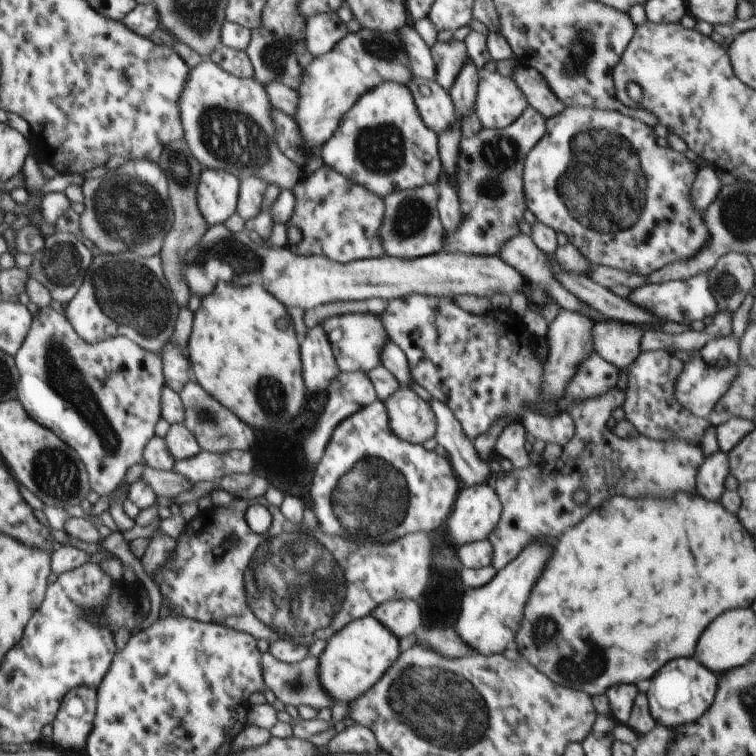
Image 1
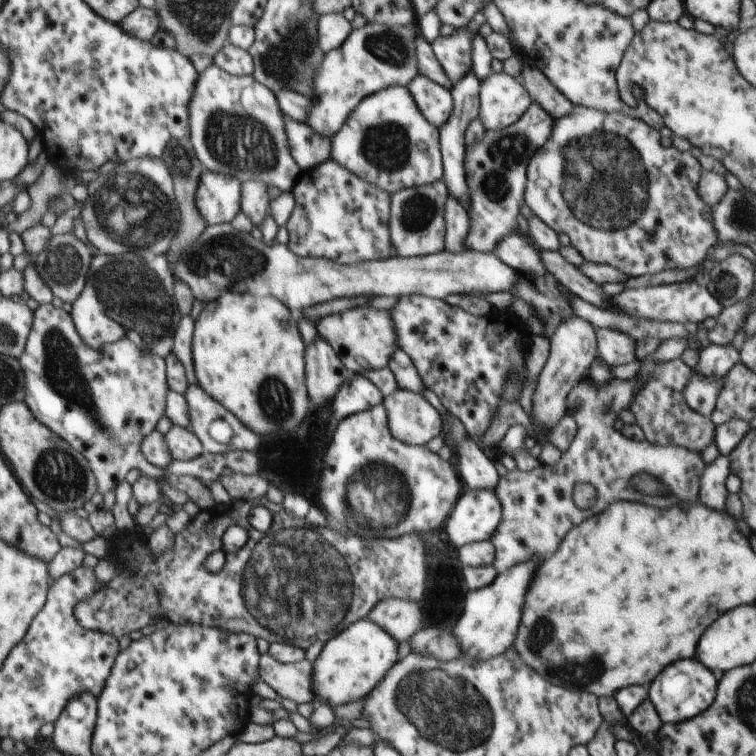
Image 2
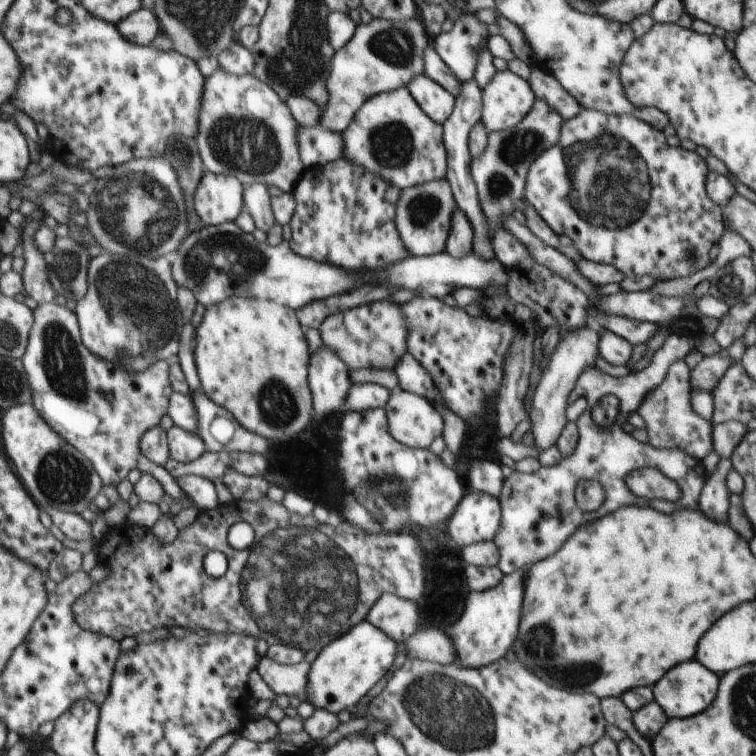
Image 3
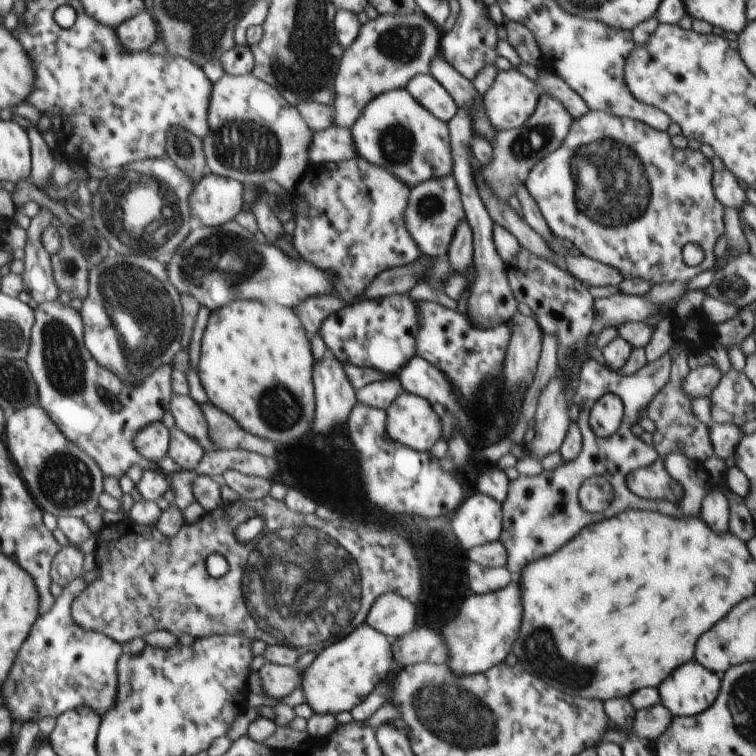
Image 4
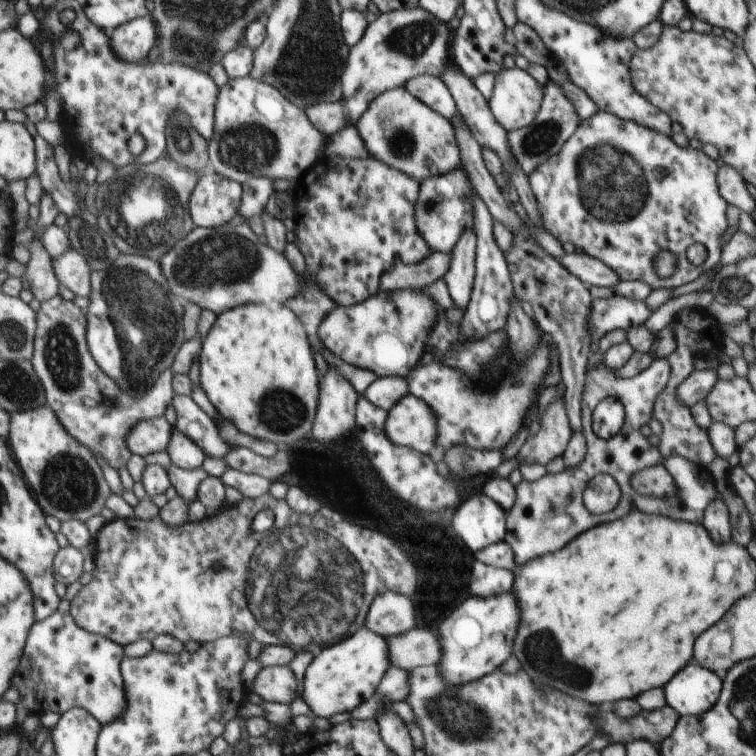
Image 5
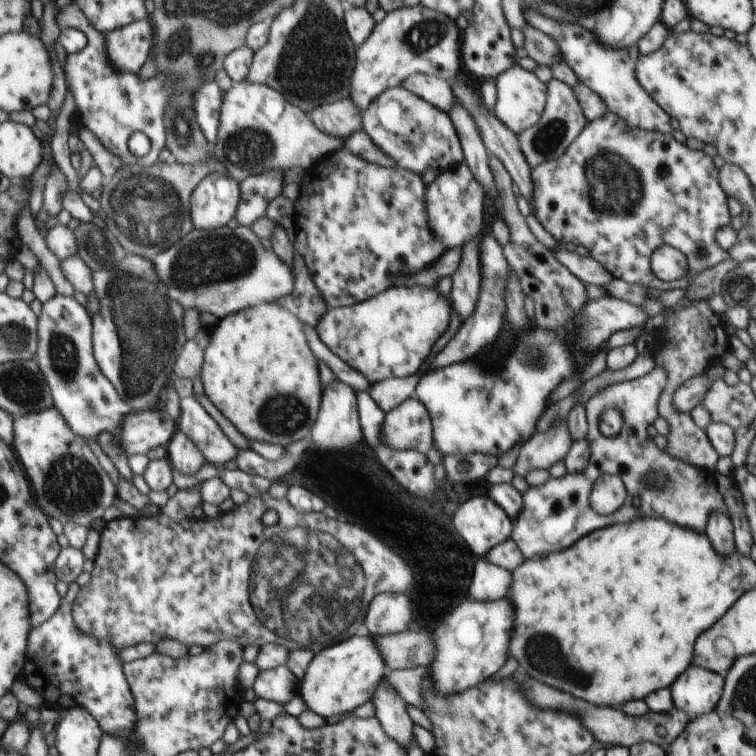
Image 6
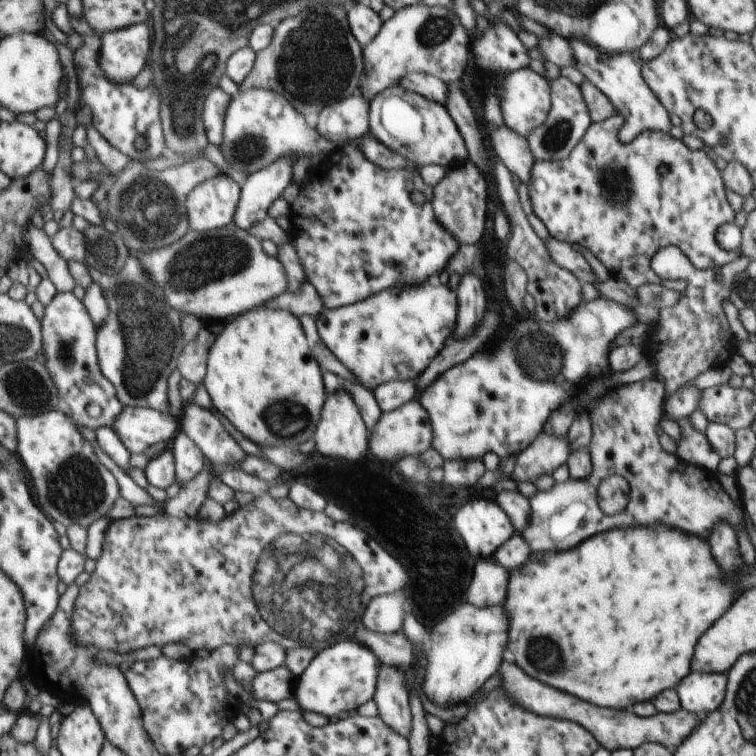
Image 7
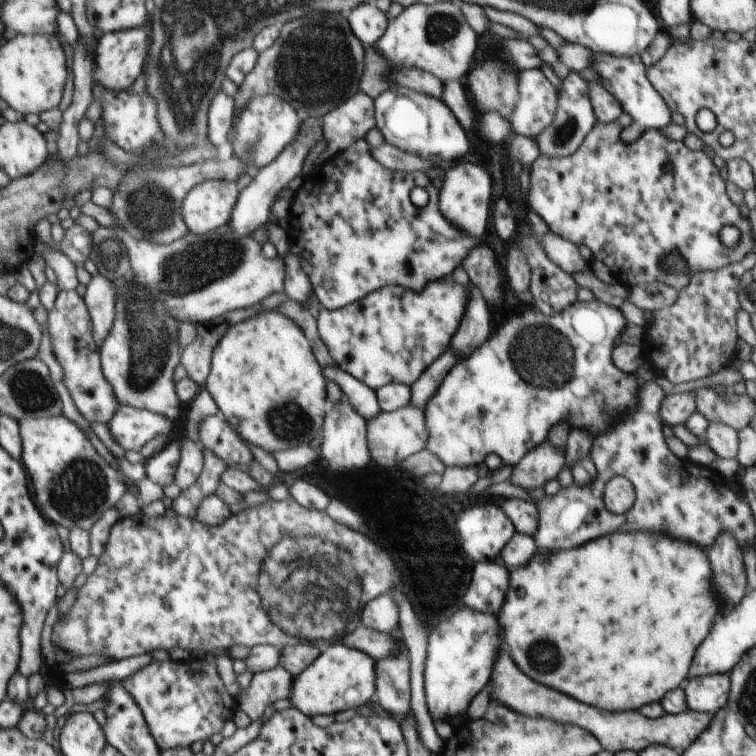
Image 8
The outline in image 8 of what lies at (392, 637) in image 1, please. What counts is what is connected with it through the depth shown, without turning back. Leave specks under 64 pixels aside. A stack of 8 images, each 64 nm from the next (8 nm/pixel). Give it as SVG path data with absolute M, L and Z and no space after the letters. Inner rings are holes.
M334 644L321 652L303 673L293 677L287 699L292 707L309 717L357 709L375 696L375 661L362 651Z

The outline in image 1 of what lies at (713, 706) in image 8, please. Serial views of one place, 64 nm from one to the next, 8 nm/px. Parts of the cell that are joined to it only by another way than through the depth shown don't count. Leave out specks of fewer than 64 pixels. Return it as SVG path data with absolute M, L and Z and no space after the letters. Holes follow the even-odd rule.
M694 656L668 662L656 676L650 679L647 699L651 715L658 724L669 729L693 723L714 702L718 681L718 676L698 662Z

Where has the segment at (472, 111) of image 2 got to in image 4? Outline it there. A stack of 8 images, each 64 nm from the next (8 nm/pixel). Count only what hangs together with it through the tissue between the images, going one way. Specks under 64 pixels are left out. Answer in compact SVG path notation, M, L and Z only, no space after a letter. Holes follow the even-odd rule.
M458 109L456 114L447 122L449 135L451 138L453 171L457 182L461 201L465 210L465 218L471 226L473 232L473 266L475 267L475 277L469 288L467 301L467 319L475 326L484 329L498 325L506 325L517 311L517 300L507 277L508 264L498 254L493 241L494 222L486 210L484 202L479 195L473 166L471 165L471 141L473 140L473 115L464 109Z

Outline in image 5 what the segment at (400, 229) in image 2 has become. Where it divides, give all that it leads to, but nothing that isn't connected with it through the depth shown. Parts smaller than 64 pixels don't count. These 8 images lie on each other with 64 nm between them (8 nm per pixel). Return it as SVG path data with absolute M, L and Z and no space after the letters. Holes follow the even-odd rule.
M463 167L421 182L419 197L415 202L417 229L433 252L450 253L464 231L473 228L474 211L473 184Z

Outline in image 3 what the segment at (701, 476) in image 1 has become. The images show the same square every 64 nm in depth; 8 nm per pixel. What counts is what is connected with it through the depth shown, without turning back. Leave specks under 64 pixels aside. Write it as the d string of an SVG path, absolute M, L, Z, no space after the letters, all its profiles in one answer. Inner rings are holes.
M721 458L714 472L708 473L707 480L701 490L700 510L716 522L728 522L729 490L725 483L728 471L733 468L731 459Z

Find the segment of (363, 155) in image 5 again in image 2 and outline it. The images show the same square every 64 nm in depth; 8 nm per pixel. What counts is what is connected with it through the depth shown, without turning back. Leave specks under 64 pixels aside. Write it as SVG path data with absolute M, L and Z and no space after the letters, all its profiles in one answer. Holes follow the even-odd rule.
M285 118L287 137L290 142L292 156L297 160L302 171L330 160L330 140L322 138L314 130L306 128L306 123Z

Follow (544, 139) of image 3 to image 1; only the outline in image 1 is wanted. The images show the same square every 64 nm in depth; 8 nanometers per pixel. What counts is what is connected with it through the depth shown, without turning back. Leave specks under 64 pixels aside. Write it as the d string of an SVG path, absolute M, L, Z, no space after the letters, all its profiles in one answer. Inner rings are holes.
M526 108L506 128L483 129L467 139L462 136L457 162L457 190L461 206L461 227L448 232L443 249L475 255L498 255L502 245L520 233L524 210L524 161L527 154L546 134L546 118L536 109Z

